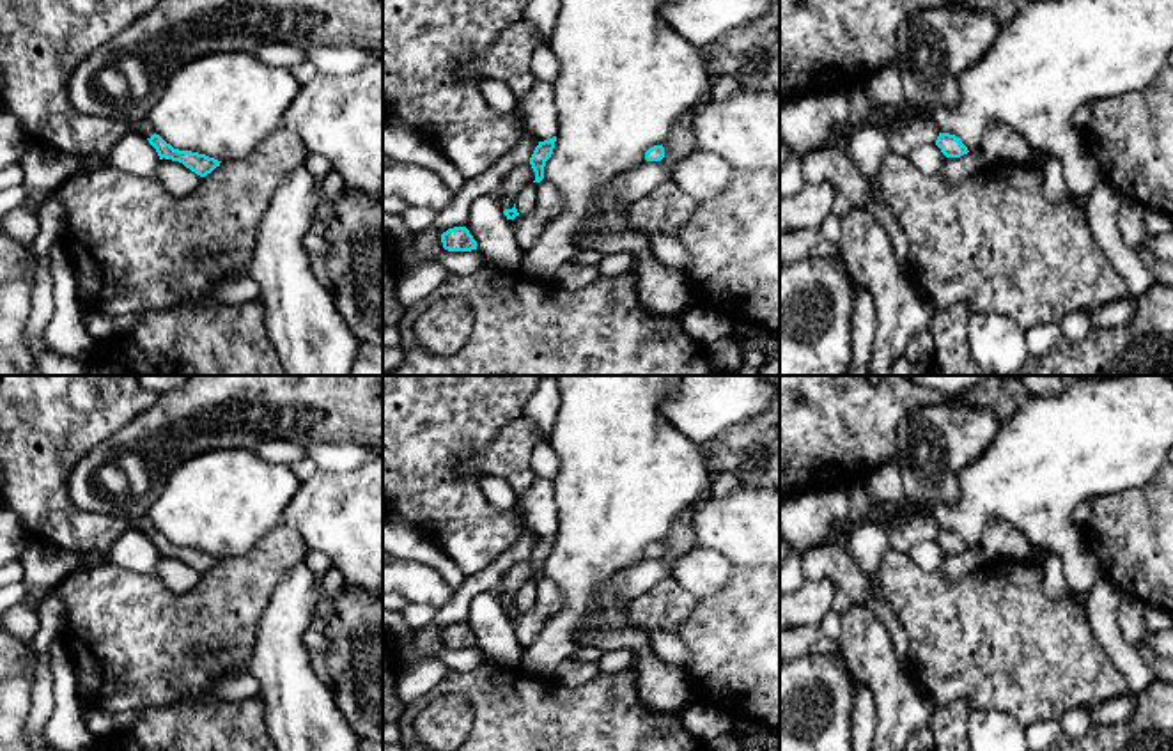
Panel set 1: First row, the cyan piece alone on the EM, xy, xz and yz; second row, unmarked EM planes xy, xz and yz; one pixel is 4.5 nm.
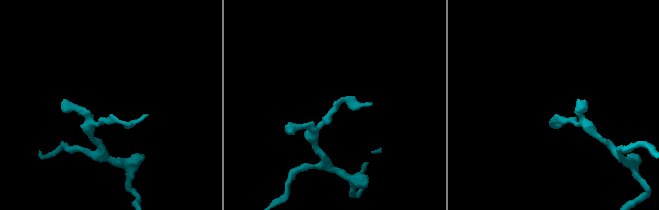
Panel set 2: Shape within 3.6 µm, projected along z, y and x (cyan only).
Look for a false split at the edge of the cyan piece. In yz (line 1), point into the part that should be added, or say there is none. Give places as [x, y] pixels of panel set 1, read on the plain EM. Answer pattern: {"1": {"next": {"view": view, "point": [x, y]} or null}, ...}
{"1": {"next": null}}

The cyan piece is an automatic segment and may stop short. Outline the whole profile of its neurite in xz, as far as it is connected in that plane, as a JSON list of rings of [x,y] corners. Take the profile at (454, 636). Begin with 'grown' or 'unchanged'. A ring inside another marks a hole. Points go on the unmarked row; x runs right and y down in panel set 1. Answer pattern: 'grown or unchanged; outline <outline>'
unchanged; outline [[[454,623],[441,631],[443,645],[448,648],[477,646],[477,638],[466,623]]]

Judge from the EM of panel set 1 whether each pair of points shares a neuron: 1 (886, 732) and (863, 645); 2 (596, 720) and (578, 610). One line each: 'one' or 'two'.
1: one
2: two

